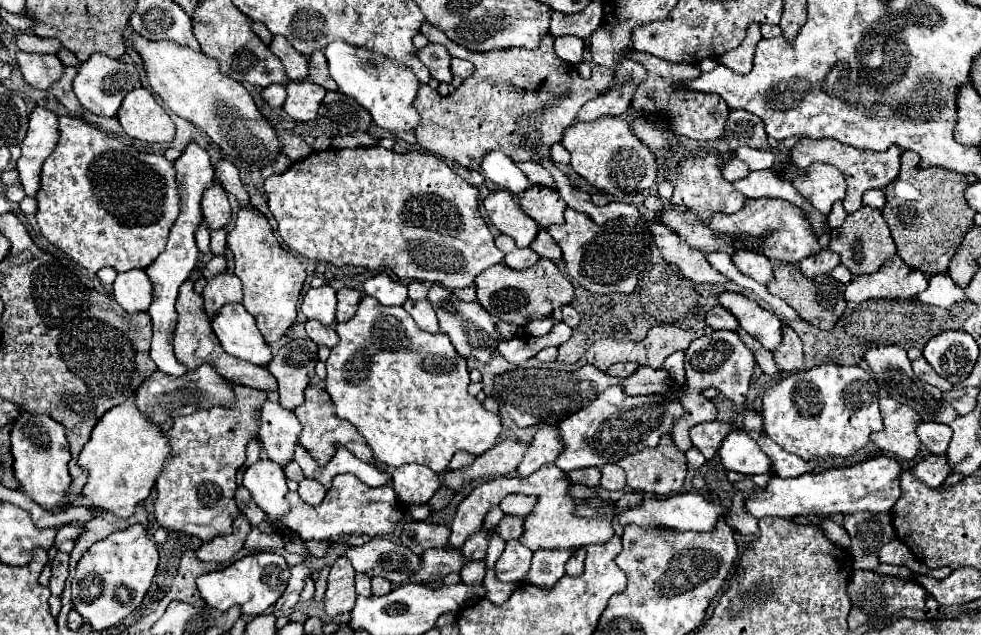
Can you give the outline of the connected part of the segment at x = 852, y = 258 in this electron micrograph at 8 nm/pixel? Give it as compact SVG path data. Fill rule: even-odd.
M861 206L855 214L849 214L839 228L831 230L829 250L841 256L841 264L847 266L851 274L873 274L883 266L887 258L895 256L895 242L891 238L887 222L881 216L881 210Z

